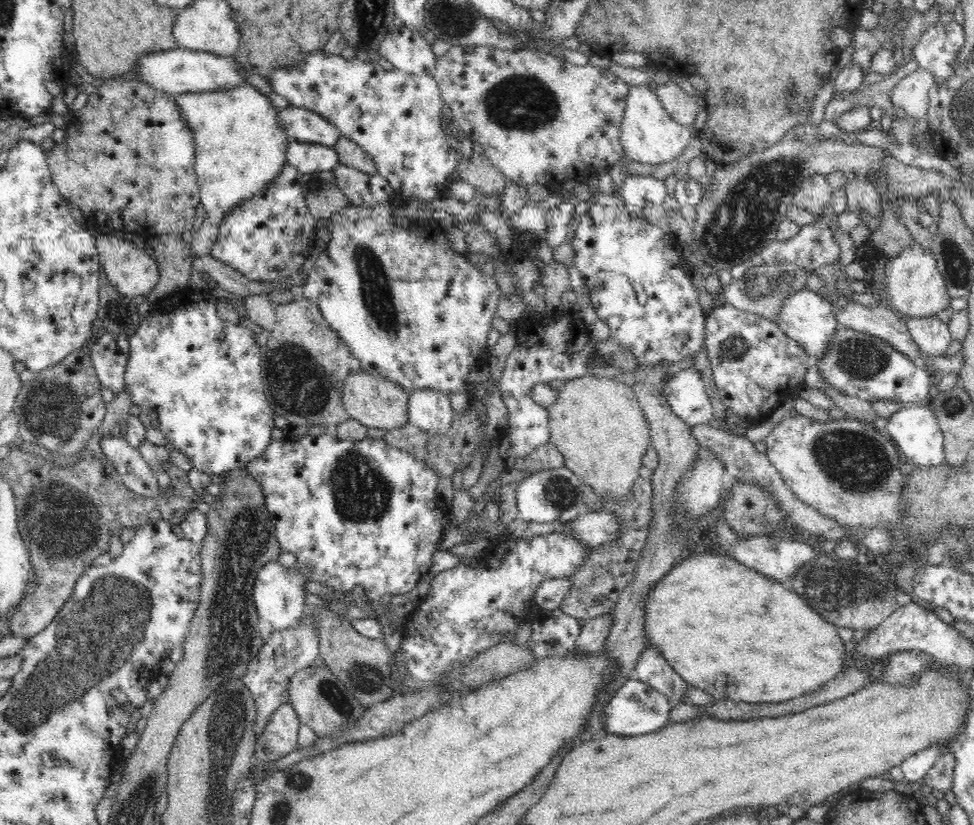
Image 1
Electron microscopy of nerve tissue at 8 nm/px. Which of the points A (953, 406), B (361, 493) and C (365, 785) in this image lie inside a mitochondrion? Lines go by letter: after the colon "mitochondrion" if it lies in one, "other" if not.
A: mitochondrion
B: mitochondrion
C: other

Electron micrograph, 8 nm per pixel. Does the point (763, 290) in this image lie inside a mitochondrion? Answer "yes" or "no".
yes

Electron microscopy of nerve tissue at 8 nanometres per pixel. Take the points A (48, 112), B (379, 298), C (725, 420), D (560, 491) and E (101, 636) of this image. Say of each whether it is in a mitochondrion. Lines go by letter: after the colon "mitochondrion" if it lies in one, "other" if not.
A: other
B: mitochondrion
C: other
D: mitochondrion
E: mitochondrion

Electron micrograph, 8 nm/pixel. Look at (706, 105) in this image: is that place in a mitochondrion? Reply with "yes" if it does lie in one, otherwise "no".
no

